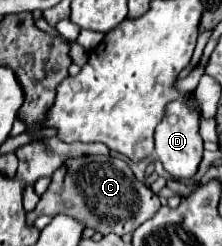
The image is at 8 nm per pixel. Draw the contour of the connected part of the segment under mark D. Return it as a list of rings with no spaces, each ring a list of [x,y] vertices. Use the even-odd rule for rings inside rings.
[[[171,103],[167,115],[155,129],[155,155],[163,163],[163,169],[175,181],[191,179],[203,159],[203,139],[199,135],[199,111],[191,111],[185,103]]]

